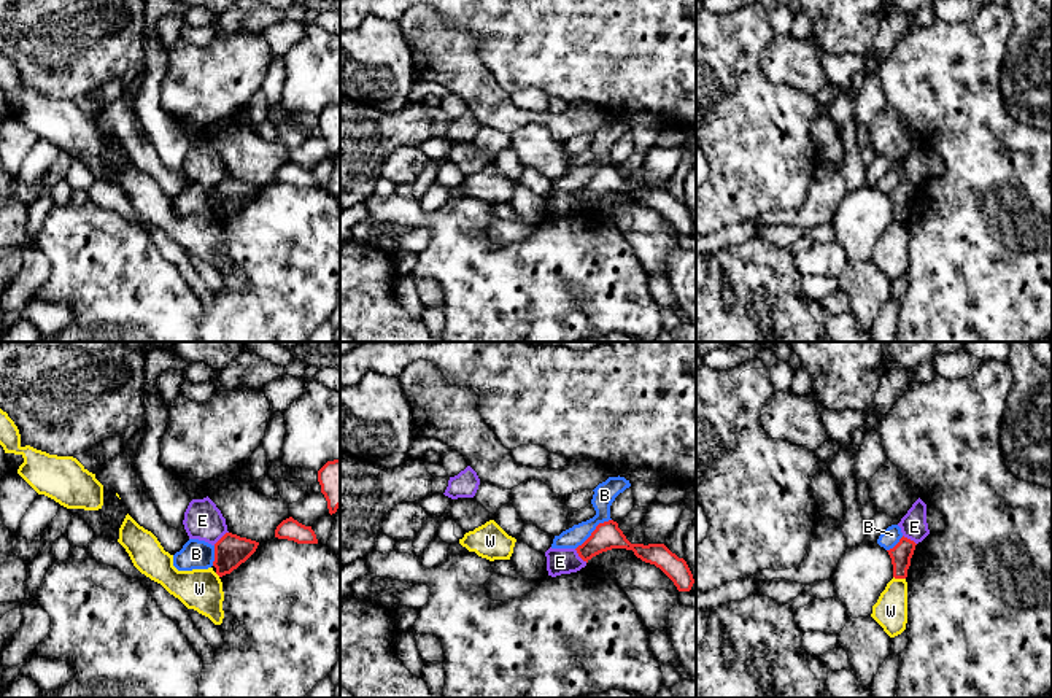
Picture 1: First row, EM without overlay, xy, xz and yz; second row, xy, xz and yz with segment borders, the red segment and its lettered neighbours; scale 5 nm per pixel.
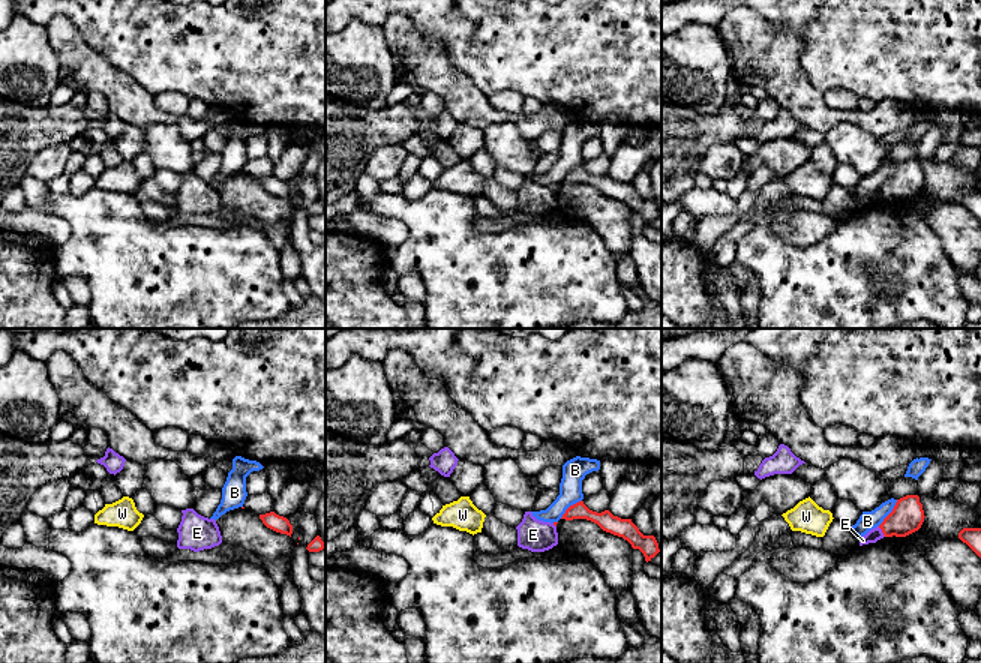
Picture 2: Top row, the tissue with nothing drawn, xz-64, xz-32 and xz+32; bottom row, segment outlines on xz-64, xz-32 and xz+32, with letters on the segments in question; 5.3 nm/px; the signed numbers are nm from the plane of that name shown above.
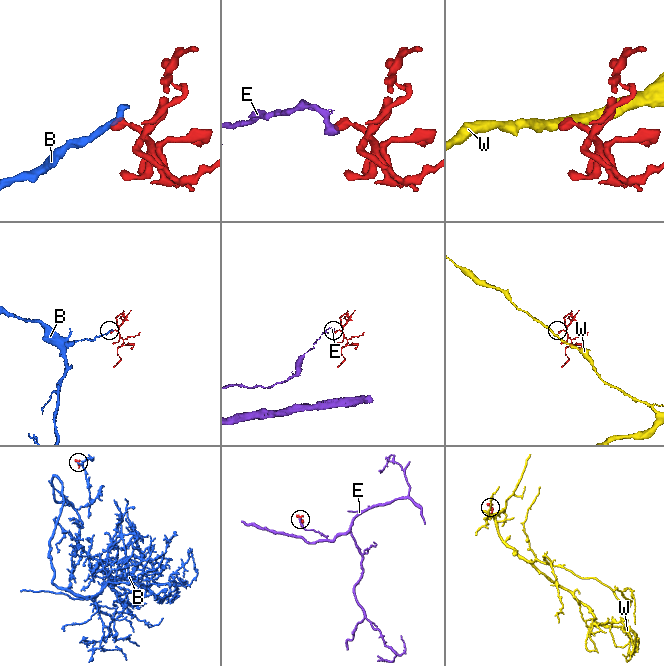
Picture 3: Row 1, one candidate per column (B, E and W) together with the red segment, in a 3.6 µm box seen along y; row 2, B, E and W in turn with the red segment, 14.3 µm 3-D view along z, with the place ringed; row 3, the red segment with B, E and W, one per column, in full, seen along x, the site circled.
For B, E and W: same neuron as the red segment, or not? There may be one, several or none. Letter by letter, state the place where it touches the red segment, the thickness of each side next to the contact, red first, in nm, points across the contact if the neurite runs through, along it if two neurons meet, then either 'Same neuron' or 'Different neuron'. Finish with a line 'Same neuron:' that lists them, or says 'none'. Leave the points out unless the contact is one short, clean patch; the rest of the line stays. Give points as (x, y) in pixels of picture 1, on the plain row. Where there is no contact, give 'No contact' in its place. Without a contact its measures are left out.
B: Touches red at xz (593, 175). Thickness 140 nm (red) against 110 nm. Boundary: xz (611, 162), (599, 167), (576, 193). Different neuron
E: Touches red at xz (580, 201). Thickness 140 nm (red) against 130 nm. Boundary: xz (574, 193), (587, 205). Different neuron
W: Touches red at yz (900, 221). Thickness 110 nm (red) against 170 nm. Boundary: yz (893, 220), (905, 223). Different neuron
Same neuron: none

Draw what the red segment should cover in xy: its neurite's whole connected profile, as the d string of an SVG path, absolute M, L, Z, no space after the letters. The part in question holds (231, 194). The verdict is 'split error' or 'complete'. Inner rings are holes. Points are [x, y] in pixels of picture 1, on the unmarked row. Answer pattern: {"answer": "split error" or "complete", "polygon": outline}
{"answer": "complete", "polygon": "M226 176L215 188L213 210L216 211L216 218L219 221L230 218L256 196L257 189L259 186L256 184Z"}

